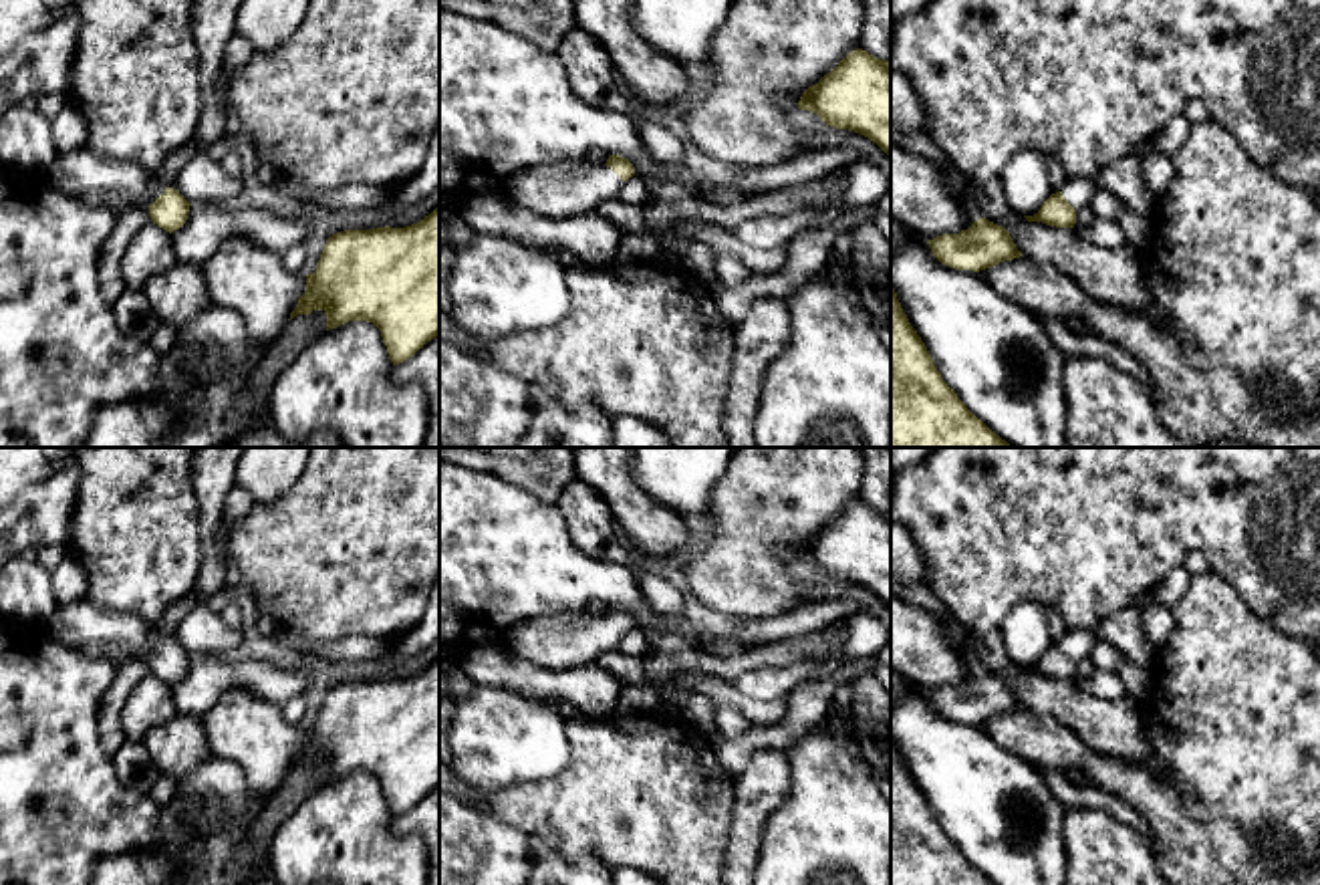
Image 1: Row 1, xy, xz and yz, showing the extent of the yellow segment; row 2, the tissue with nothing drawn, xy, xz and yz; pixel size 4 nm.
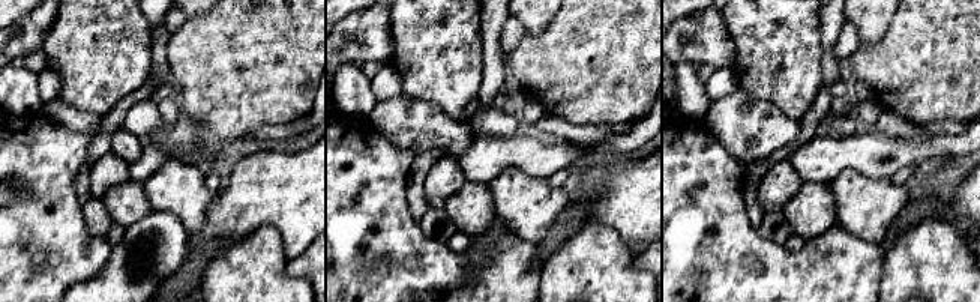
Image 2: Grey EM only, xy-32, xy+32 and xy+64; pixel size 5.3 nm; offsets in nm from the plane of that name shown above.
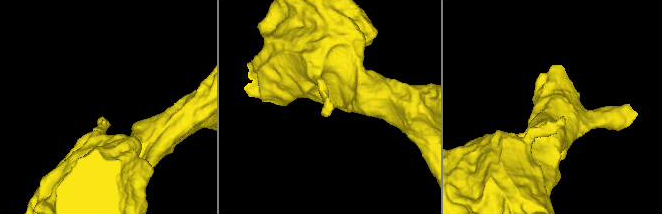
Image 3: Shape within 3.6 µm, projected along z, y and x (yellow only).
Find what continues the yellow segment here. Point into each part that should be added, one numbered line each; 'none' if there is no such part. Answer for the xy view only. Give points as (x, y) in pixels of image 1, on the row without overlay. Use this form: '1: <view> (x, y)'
1: xy (93, 629)

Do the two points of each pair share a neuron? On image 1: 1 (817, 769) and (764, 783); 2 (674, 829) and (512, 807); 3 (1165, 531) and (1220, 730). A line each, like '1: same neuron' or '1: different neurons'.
1: different neurons
2: same neuron
3: different neurons

